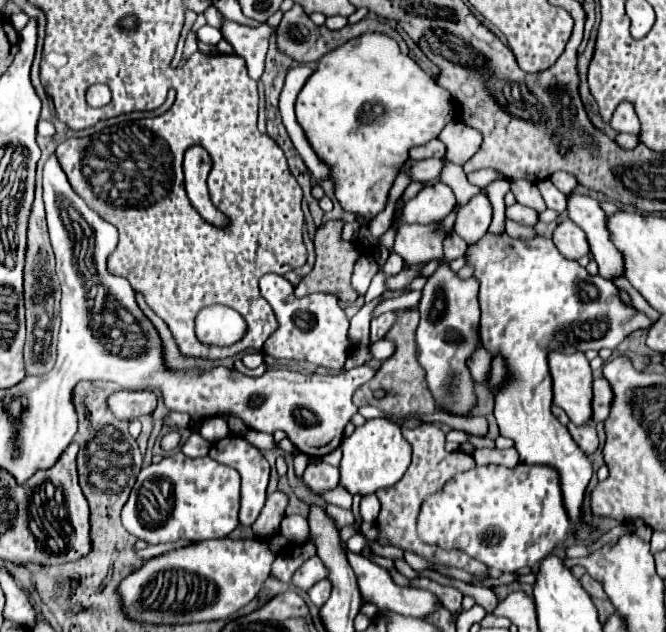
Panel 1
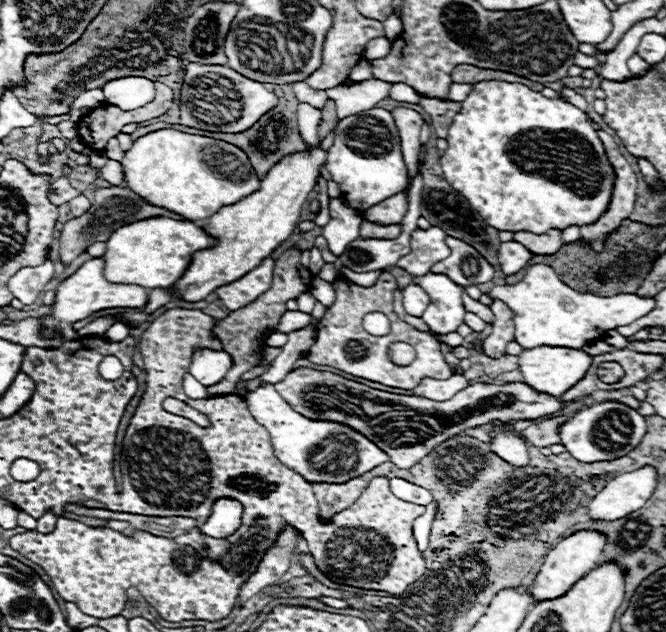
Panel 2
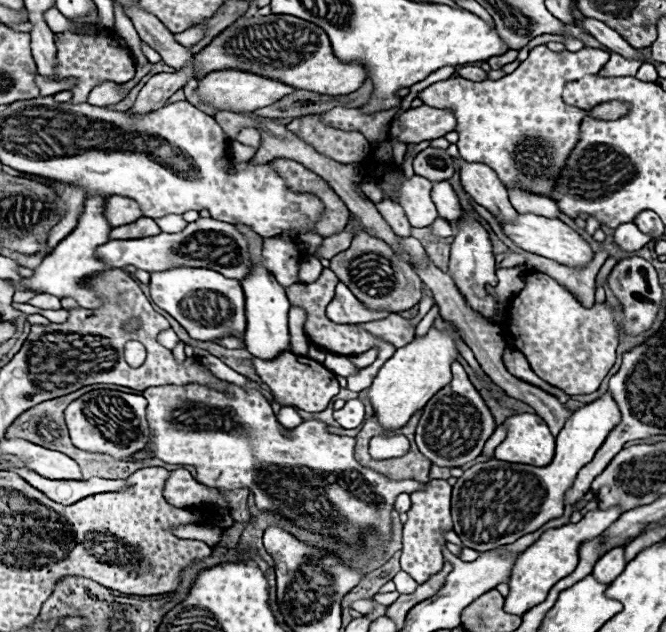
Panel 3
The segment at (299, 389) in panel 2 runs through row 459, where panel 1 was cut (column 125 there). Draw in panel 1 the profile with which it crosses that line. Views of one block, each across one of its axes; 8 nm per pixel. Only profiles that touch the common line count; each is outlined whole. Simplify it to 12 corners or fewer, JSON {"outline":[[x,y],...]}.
{"outline":[[116,390],[108,408],[124,422],[152,414],[154,392]]}

